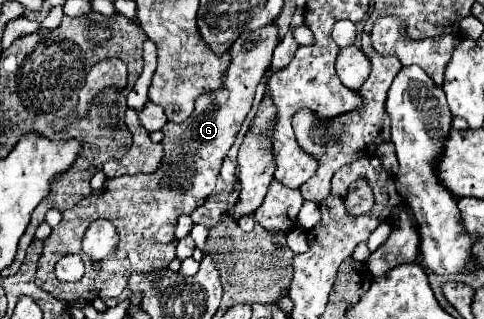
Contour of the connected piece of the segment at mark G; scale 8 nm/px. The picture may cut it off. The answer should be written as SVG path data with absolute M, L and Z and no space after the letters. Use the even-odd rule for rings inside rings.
M276 21L266 27L260 27L258 31L242 33L230 49L232 65L226 71L224 87L210 95L198 97L196 111L188 121L166 123L166 127L162 129L162 147L166 151L162 167L154 171L154 175L126 175L109 179L107 188L93 191L90 199L84 199L84 203L78 203L78 207L62 213L62 221L52 229L50 237L44 241L44 253L36 271L36 283L44 291L66 303L76 299L92 303L98 297L116 299L126 289L128 277L132 273L150 273L168 267L168 263L176 255L176 221L182 213L192 213L194 207L200 207L206 201L206 197L214 193L216 175L220 173L222 159L228 155L236 133L240 131L242 121L246 119L252 107L256 85L266 73L278 43L280 39ZM88 219L108 219L120 235L116 249L100 261L100 267L94 267L94 261L82 252L82 238L86 229L90 227L88 223L92 223ZM70 253L83 256L85 274L75 283L58 281L54 275L54 263Z

